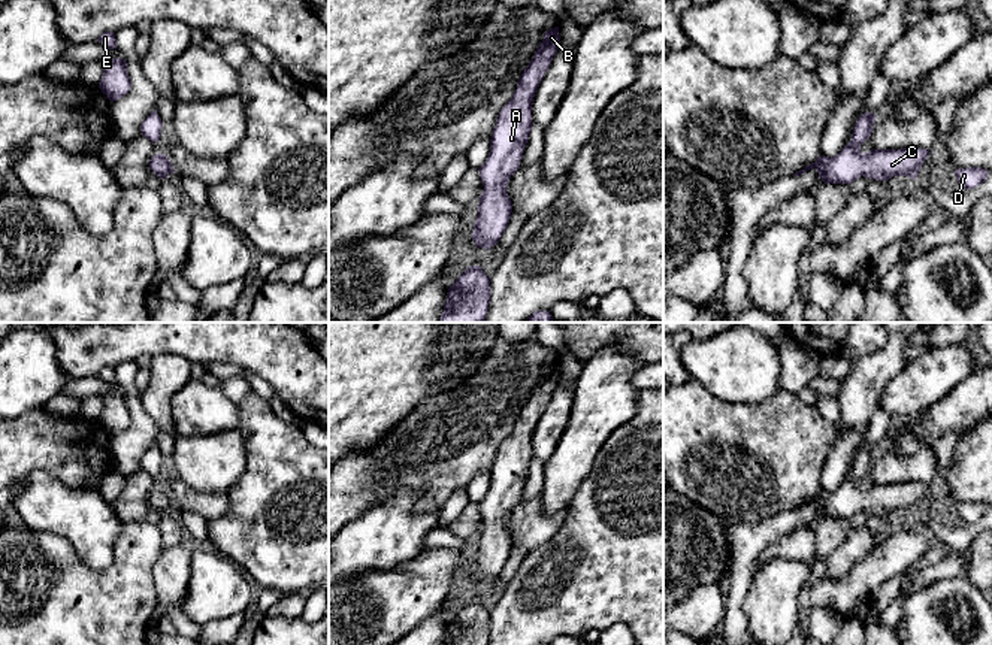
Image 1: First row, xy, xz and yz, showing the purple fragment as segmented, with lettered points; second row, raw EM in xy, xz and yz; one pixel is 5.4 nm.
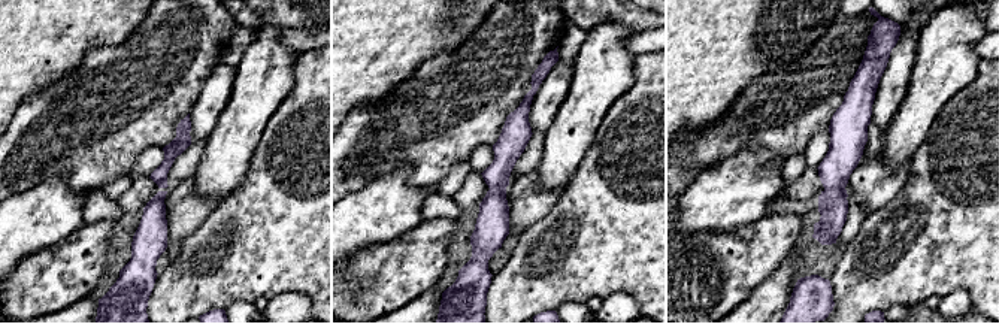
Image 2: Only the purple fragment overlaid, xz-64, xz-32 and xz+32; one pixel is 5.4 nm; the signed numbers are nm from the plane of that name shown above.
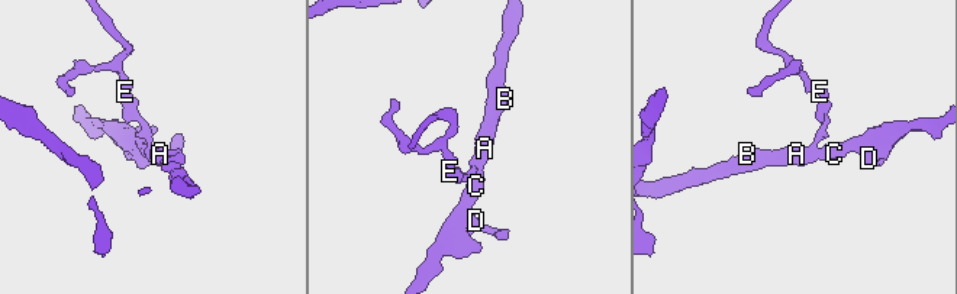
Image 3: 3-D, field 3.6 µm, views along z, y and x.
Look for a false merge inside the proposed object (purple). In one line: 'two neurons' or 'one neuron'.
one neuron

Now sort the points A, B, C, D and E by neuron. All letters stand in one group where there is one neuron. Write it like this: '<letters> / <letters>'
A B C D E

